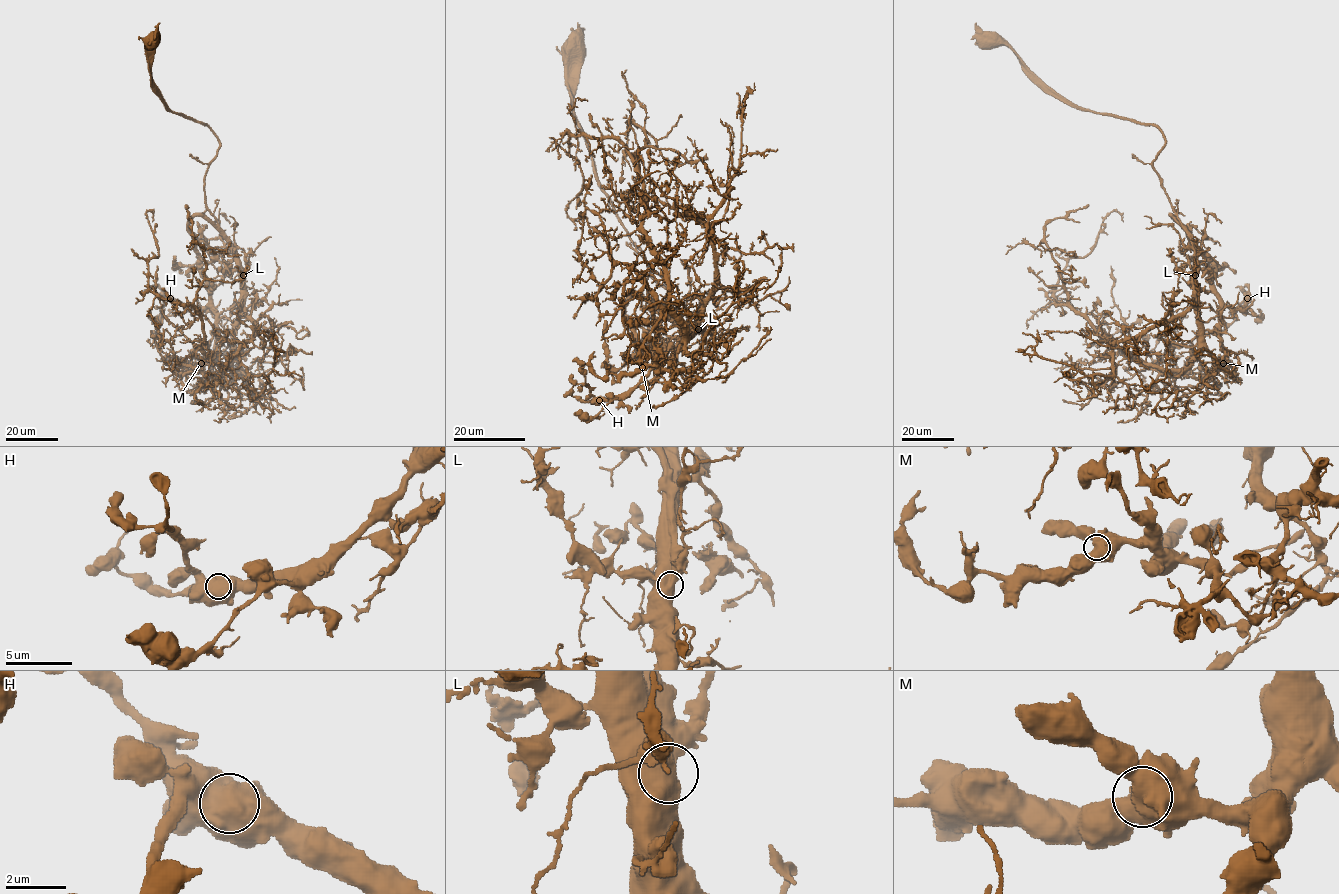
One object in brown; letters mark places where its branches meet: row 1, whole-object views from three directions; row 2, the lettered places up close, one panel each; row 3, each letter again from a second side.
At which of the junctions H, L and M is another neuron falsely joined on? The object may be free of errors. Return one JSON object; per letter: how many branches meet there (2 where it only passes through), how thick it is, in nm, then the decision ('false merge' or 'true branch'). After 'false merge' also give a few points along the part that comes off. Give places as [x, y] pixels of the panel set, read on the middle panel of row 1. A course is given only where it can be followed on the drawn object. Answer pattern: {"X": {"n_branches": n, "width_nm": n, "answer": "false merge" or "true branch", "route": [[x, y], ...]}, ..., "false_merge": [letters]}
{"H": {"n_branches": 1, "width_nm": 1100, "answer": "true branch"}, "L": {"n_branches": 1, "width_nm": 1100, "answer": "true branch"}, "M": {"n_branches": 1, "width_nm": 1000, "answer": "true branch"}, "false_merge": []}

